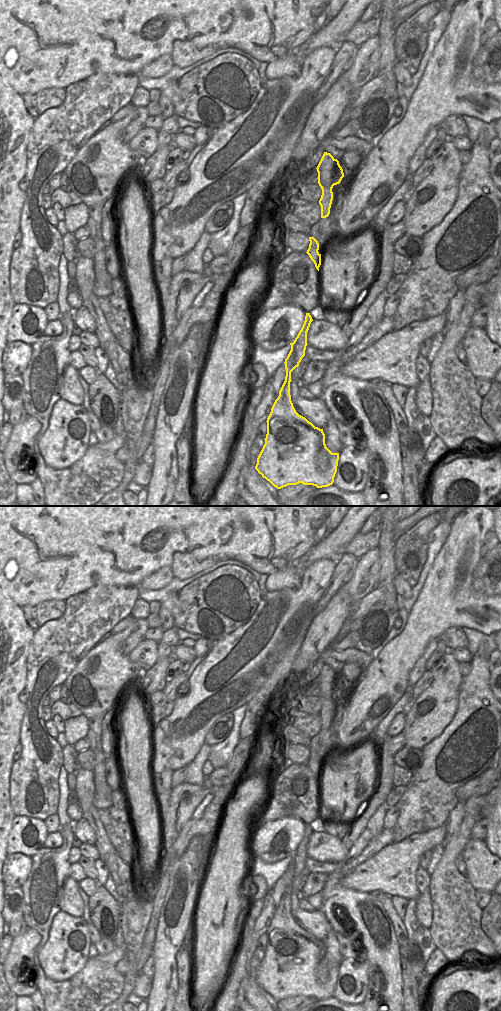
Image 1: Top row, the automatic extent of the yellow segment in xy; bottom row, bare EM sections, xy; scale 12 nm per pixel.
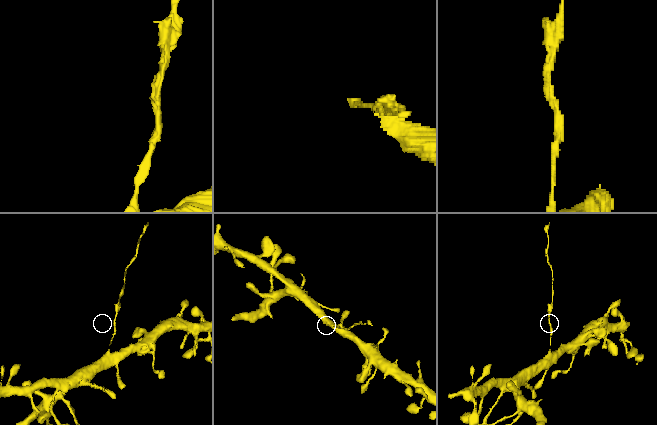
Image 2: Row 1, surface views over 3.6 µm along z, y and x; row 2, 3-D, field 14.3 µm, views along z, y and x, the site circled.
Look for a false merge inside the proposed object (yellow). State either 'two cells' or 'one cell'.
two cells

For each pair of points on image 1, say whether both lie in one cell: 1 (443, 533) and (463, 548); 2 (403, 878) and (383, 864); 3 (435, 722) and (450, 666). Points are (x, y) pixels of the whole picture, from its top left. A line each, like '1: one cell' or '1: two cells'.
1: two cells
2: one cell
3: one cell

